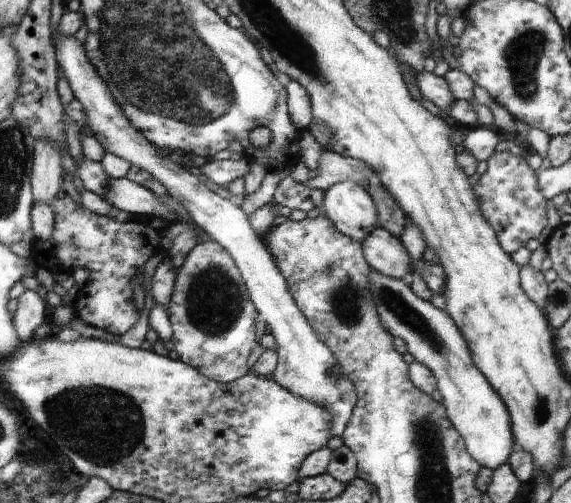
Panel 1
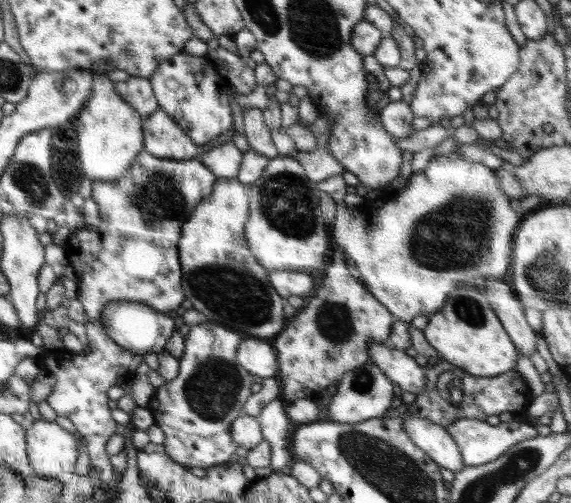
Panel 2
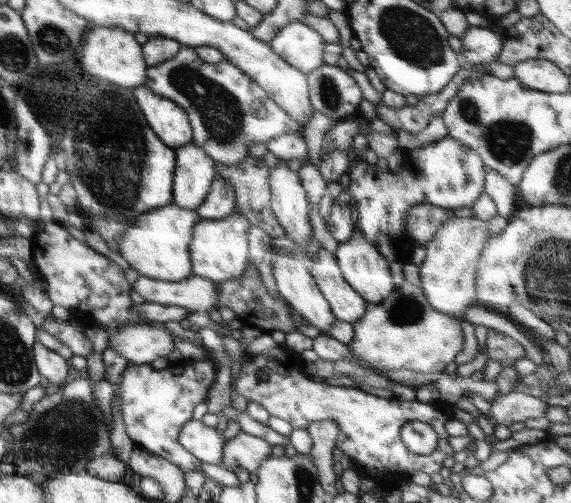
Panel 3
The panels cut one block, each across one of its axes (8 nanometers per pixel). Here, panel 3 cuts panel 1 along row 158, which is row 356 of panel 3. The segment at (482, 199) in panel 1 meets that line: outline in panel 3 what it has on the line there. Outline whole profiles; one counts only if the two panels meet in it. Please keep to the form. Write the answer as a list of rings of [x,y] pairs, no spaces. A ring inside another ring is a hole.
[[[495,329],[487,330],[486,351],[490,359],[498,361],[502,369],[515,367],[518,359],[526,357],[524,347],[509,335]]]

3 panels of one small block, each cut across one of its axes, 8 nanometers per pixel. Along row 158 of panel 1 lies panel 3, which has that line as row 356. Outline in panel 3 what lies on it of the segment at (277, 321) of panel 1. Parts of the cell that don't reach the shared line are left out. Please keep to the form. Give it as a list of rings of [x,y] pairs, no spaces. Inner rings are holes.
[[[157,324],[126,326],[110,337],[109,346],[126,357],[129,364],[151,364],[174,350],[174,335]]]

